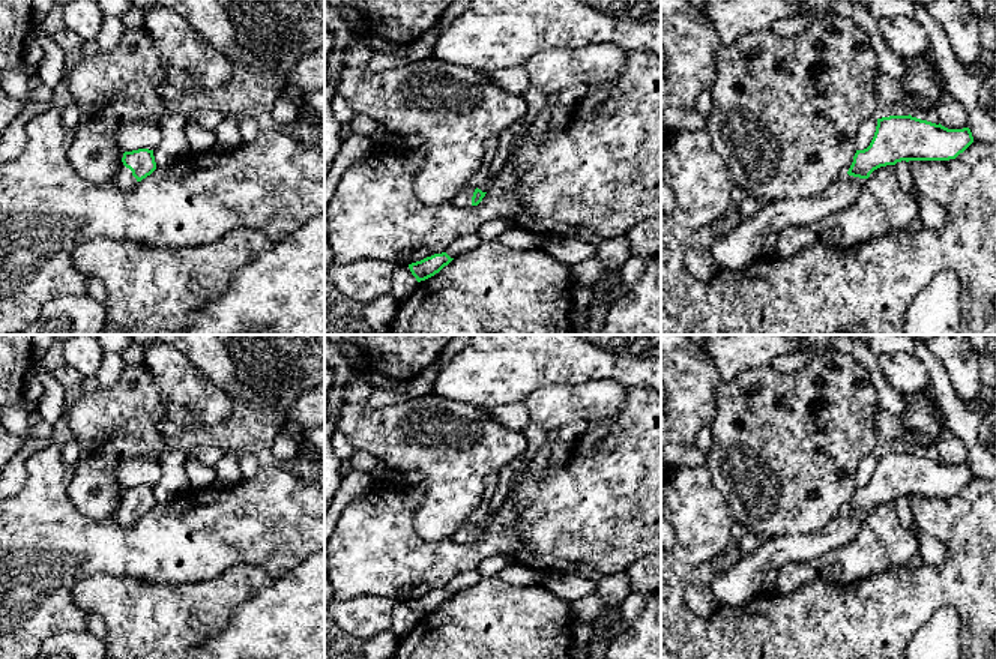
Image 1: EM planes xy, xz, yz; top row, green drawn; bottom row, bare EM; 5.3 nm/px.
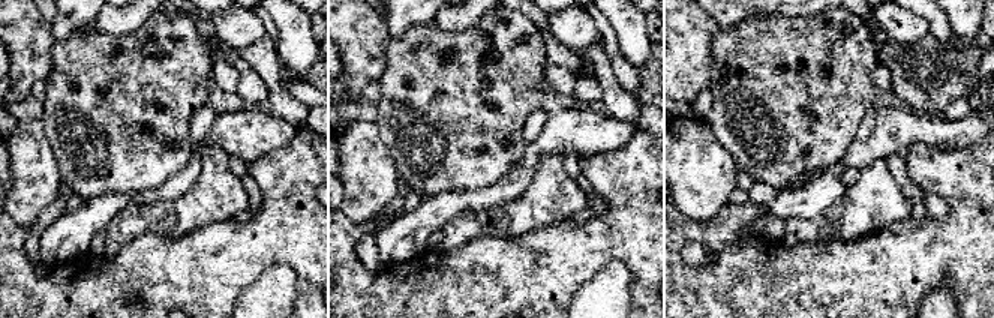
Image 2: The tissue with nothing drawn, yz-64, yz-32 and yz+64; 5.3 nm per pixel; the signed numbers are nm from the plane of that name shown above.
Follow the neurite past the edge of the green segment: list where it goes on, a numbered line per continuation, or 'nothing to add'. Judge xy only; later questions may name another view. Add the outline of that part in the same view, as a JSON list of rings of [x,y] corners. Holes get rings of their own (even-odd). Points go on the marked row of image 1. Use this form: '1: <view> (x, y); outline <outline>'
1: xy (126, 182); outline [[[123,167],[117,177],[116,177],[116,183],[119,185],[119,188],[125,192],[131,192],[135,186],[137,186],[137,179],[132,176],[132,171],[126,167]]]

